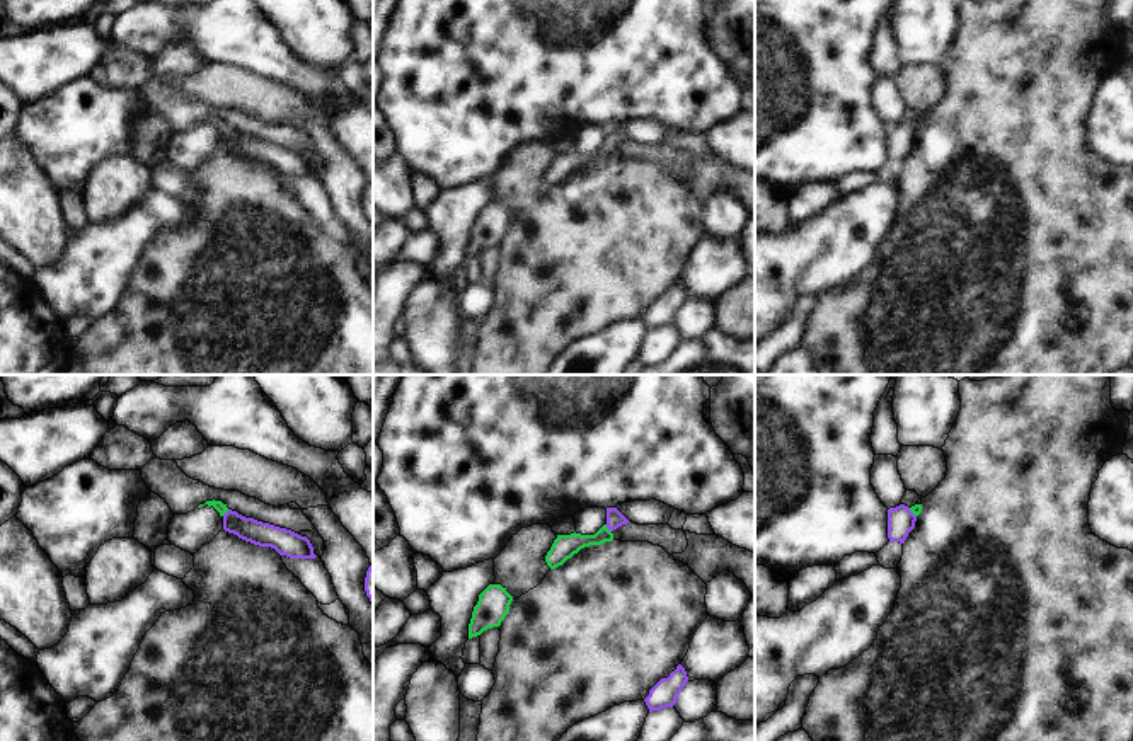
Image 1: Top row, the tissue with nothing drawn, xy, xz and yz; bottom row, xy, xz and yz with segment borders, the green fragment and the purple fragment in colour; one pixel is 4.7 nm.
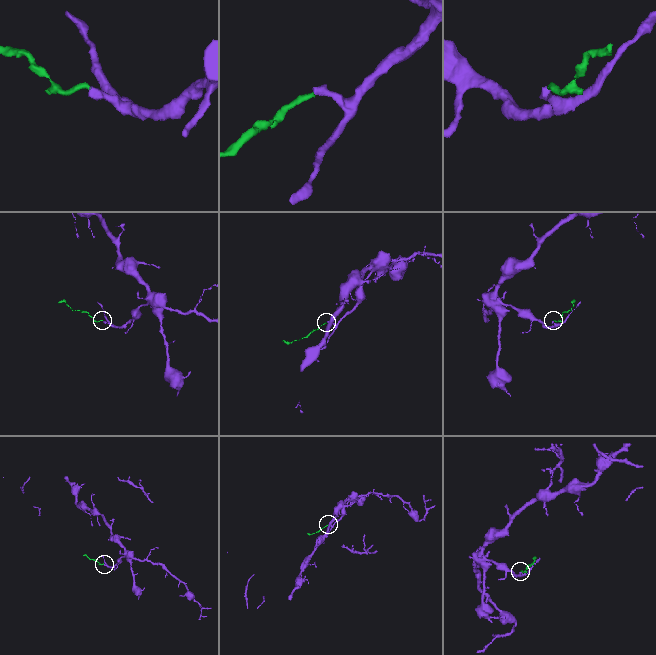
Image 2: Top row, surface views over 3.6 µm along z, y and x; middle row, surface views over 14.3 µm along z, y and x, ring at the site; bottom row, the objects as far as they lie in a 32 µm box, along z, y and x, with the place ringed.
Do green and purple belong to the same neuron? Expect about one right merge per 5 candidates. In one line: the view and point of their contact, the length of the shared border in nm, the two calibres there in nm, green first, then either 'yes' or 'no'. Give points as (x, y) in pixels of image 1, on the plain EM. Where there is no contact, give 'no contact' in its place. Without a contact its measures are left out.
contact xz (607, 147); length 50 nm; calibres 110 and 80 nm; yes

